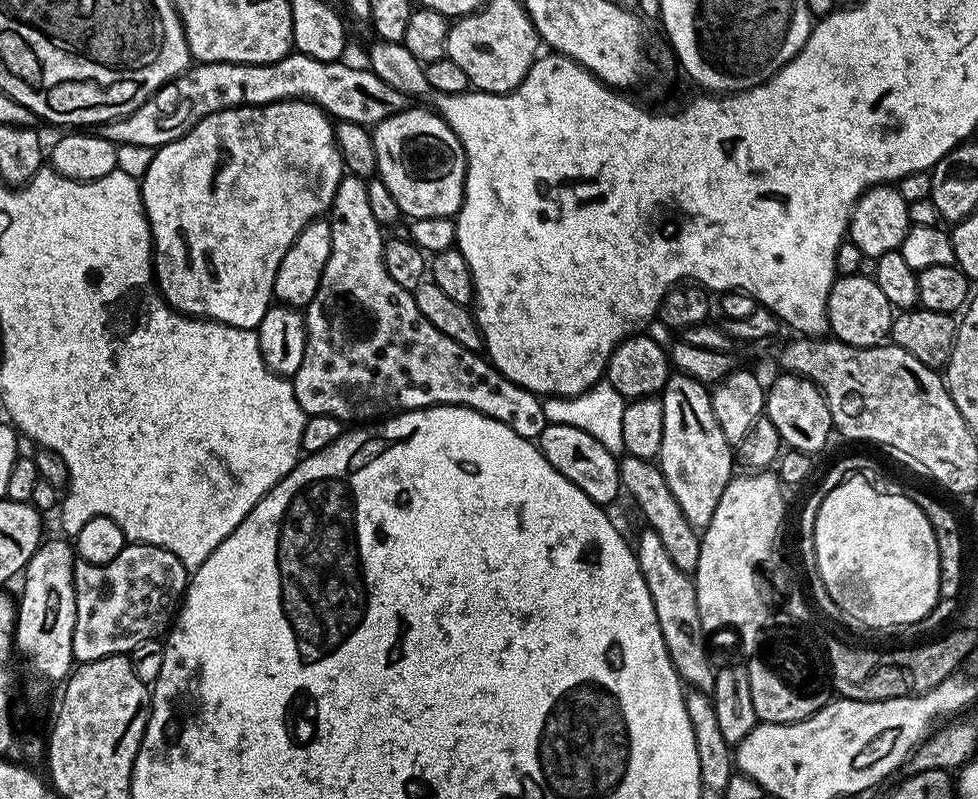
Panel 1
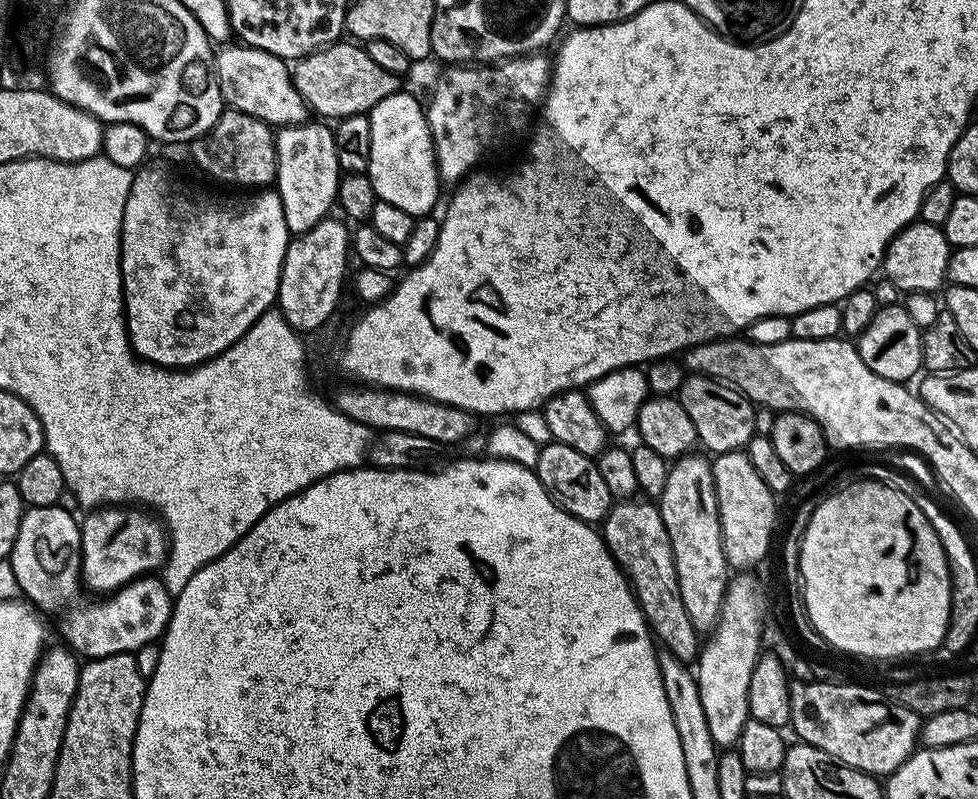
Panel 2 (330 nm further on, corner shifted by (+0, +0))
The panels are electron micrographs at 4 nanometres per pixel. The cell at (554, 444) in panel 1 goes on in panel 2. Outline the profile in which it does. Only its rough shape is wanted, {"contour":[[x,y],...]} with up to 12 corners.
{"contour":[[543,445],[534,471],[557,506],[599,525],[613,506],[595,459]]}

